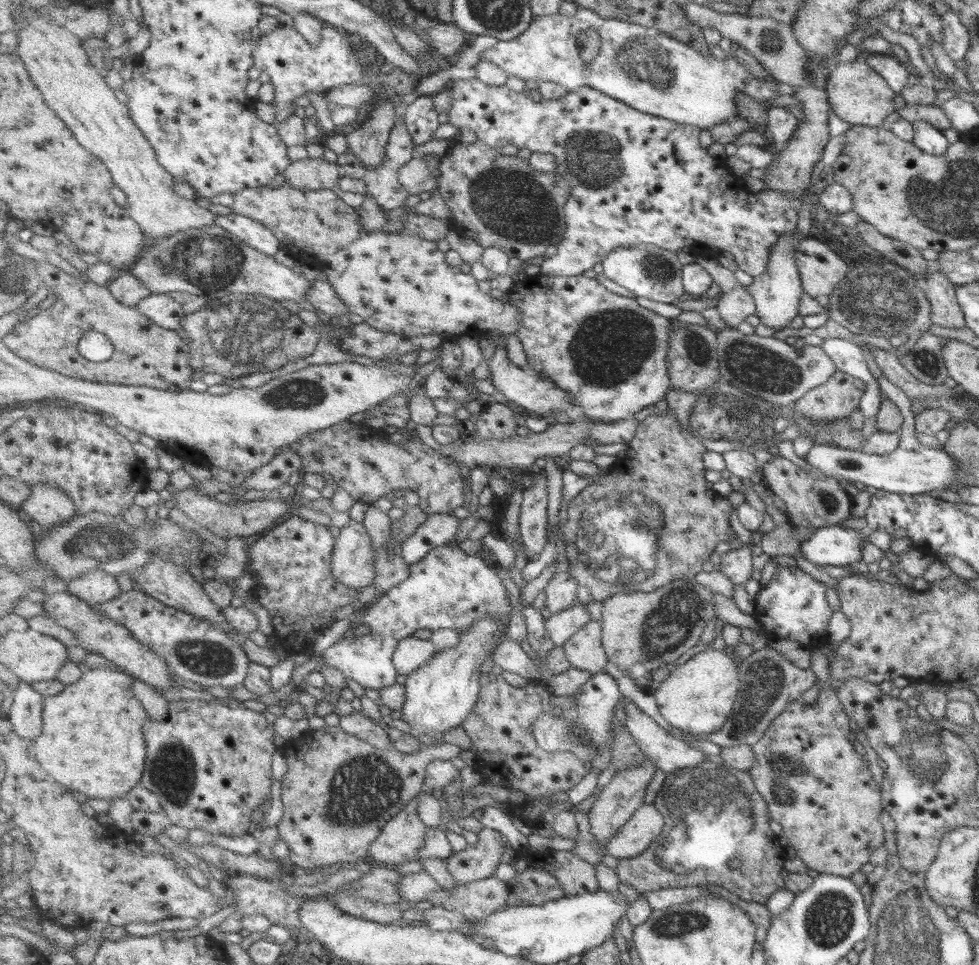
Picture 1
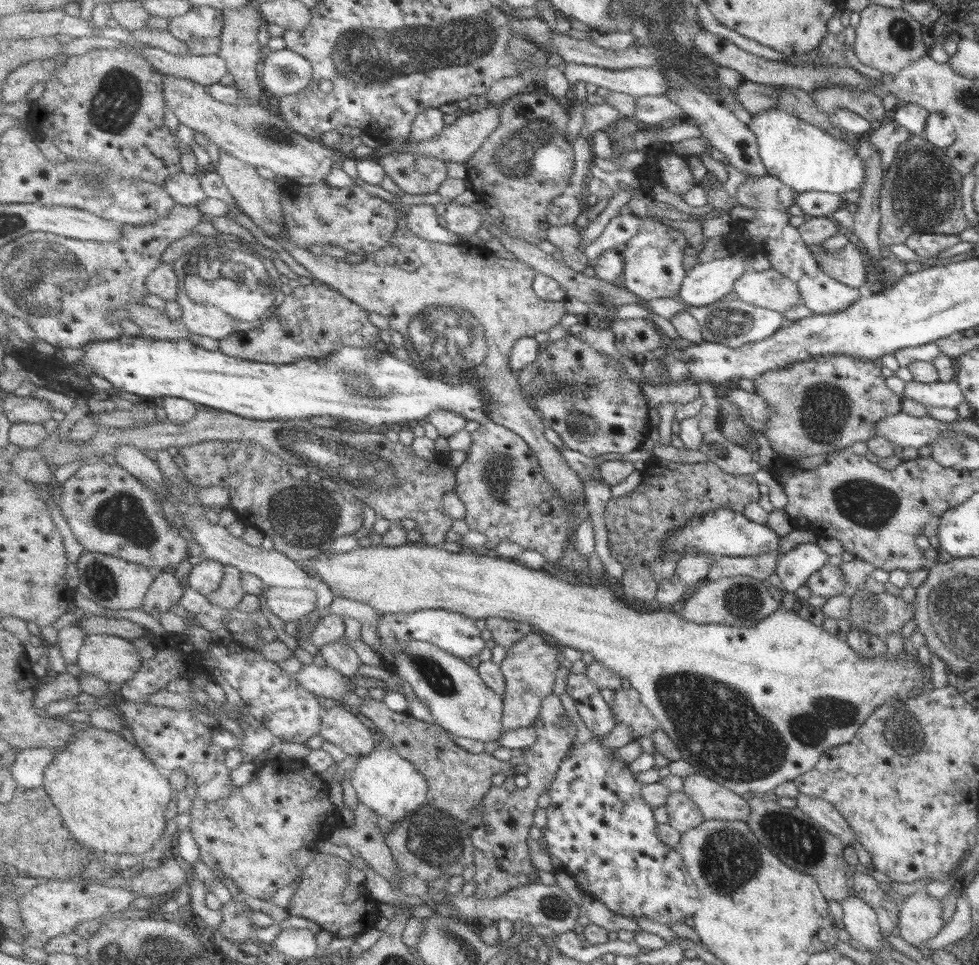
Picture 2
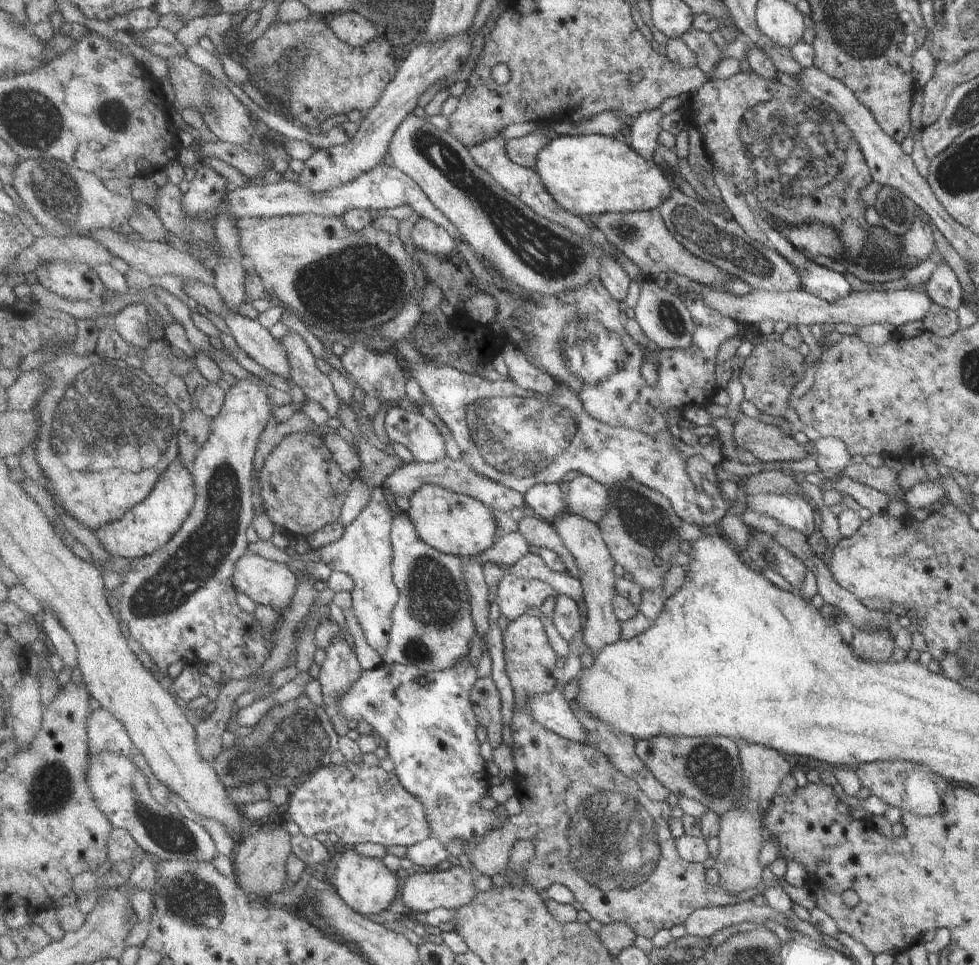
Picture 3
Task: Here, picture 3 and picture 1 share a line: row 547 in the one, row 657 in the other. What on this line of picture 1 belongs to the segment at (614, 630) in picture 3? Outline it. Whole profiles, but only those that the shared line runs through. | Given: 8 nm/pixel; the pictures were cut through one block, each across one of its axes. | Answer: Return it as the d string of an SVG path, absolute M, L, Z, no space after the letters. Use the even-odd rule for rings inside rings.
M592 620L591 624L572 636L563 648L573 667L592 675L604 673L610 662L602 638L603 624L596 620Z

